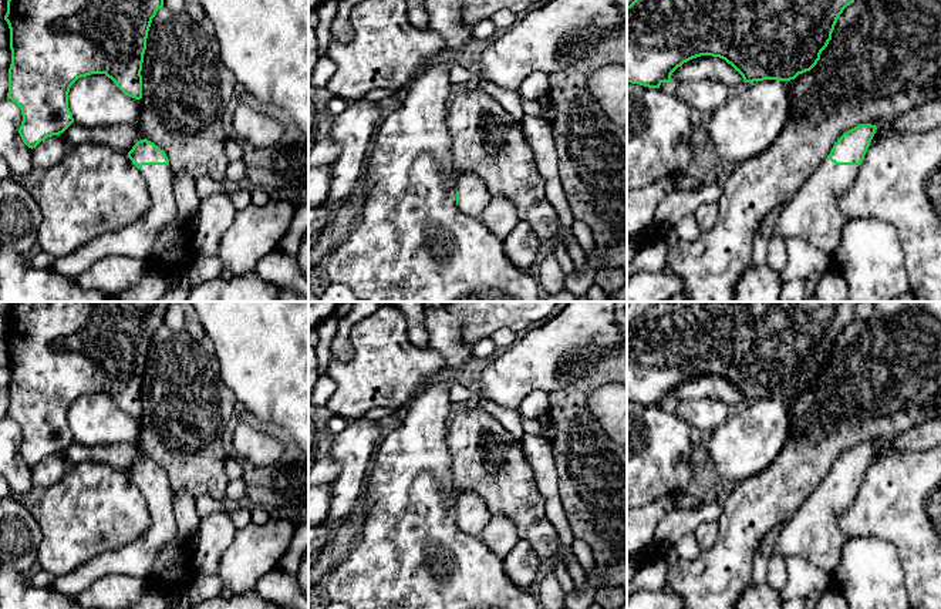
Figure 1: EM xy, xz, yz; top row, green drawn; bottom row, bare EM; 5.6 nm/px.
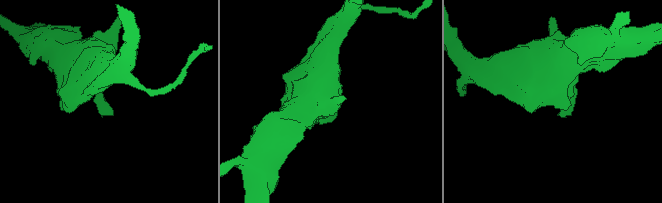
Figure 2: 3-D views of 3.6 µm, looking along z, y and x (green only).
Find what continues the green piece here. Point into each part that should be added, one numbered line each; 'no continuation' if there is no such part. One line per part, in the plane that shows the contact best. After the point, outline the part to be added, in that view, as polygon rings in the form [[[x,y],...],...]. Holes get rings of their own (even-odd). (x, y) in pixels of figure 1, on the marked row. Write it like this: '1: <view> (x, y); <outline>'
1: yz (813, 214); [[[826,158],[800,191],[782,206],[772,236],[779,236],[783,240],[787,238],[806,239],[833,258],[839,249],[846,222],[839,206],[839,198],[853,185],[859,171],[860,165],[836,165]]]

